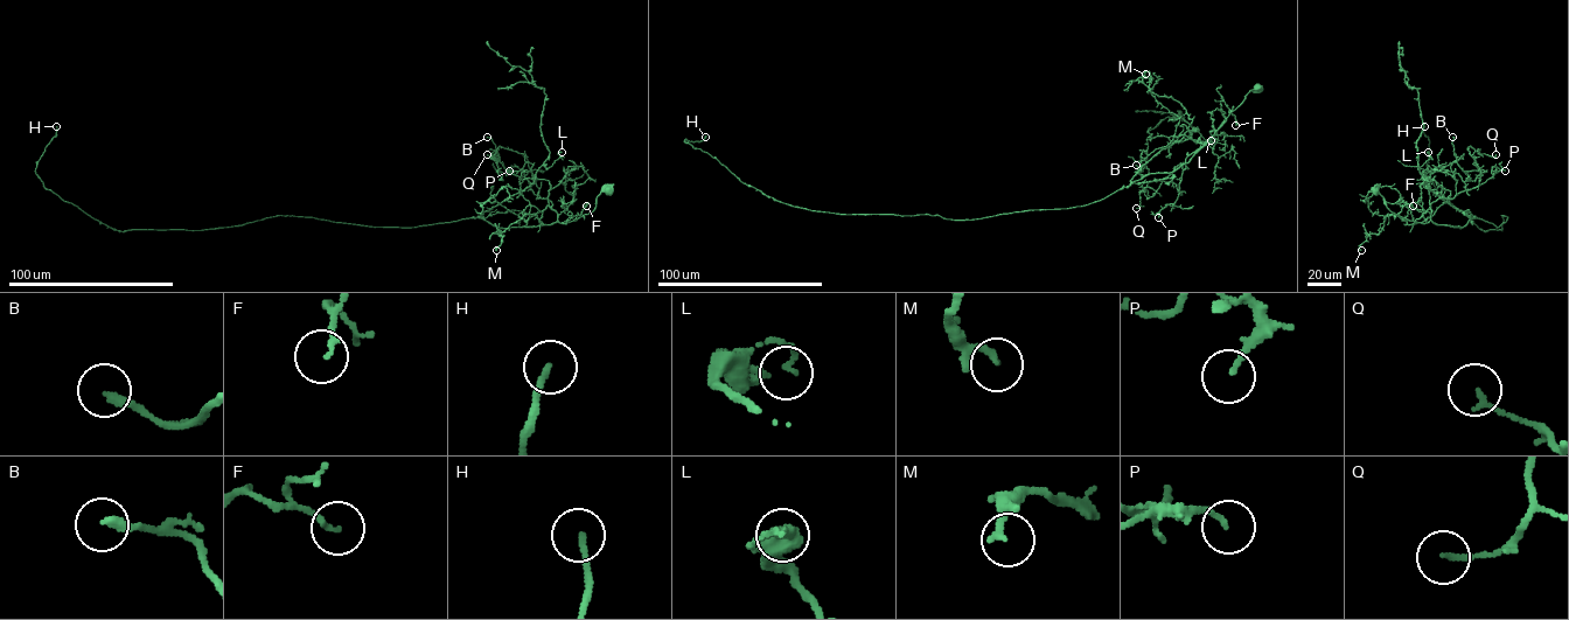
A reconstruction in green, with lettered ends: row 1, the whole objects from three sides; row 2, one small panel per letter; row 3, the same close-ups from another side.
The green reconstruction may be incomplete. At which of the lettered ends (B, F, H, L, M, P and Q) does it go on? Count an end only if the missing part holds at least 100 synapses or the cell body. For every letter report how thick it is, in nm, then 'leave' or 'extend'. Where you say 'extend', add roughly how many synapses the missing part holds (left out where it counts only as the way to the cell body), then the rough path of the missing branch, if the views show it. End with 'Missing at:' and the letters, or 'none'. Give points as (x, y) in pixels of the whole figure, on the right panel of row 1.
B: calibre 240 nm; leave
F: calibre 150 nm; leave
H: calibre 160 nm; leave
L: calibre 140 nm; leave
M: calibre 220 nm; leave
P: calibre 130 nm; leave
Q: calibre 160 nm; leave
Missing at: none

